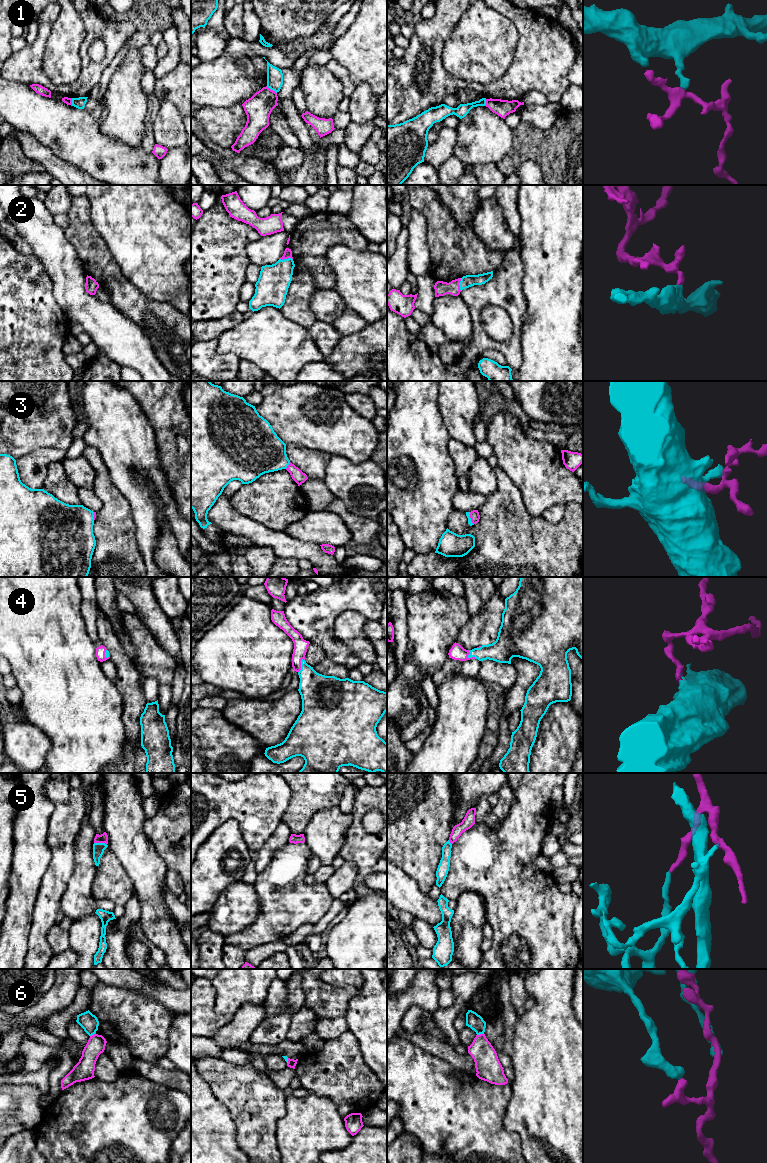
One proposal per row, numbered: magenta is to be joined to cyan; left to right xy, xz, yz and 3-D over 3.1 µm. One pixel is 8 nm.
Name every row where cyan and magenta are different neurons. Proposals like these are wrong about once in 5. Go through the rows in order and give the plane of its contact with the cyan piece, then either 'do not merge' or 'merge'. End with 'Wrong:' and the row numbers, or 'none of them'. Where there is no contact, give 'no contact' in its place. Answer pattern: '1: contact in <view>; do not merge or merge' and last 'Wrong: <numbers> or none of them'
1: contact in xz; do not merge
2: contact in xz; merge
3: contact in xz; merge
4: contact in xz; merge
5: contact in xy; do not merge
6: contact in yz; do not merge
Wrong: 1, 5, 6

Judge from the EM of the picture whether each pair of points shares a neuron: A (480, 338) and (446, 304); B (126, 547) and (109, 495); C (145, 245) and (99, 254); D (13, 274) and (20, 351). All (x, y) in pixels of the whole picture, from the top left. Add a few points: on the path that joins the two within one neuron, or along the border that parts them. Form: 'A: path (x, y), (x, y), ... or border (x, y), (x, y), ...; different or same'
A: border (473, 328), (471, 334); different
B: path (115, 534), (115, 508); same
C: border (97, 232), (122, 272); different
D: path (13, 293), (13, 332); same

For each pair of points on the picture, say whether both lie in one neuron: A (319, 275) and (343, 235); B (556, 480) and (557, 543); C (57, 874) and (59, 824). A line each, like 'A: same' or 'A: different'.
A: same
B: different
C: same

